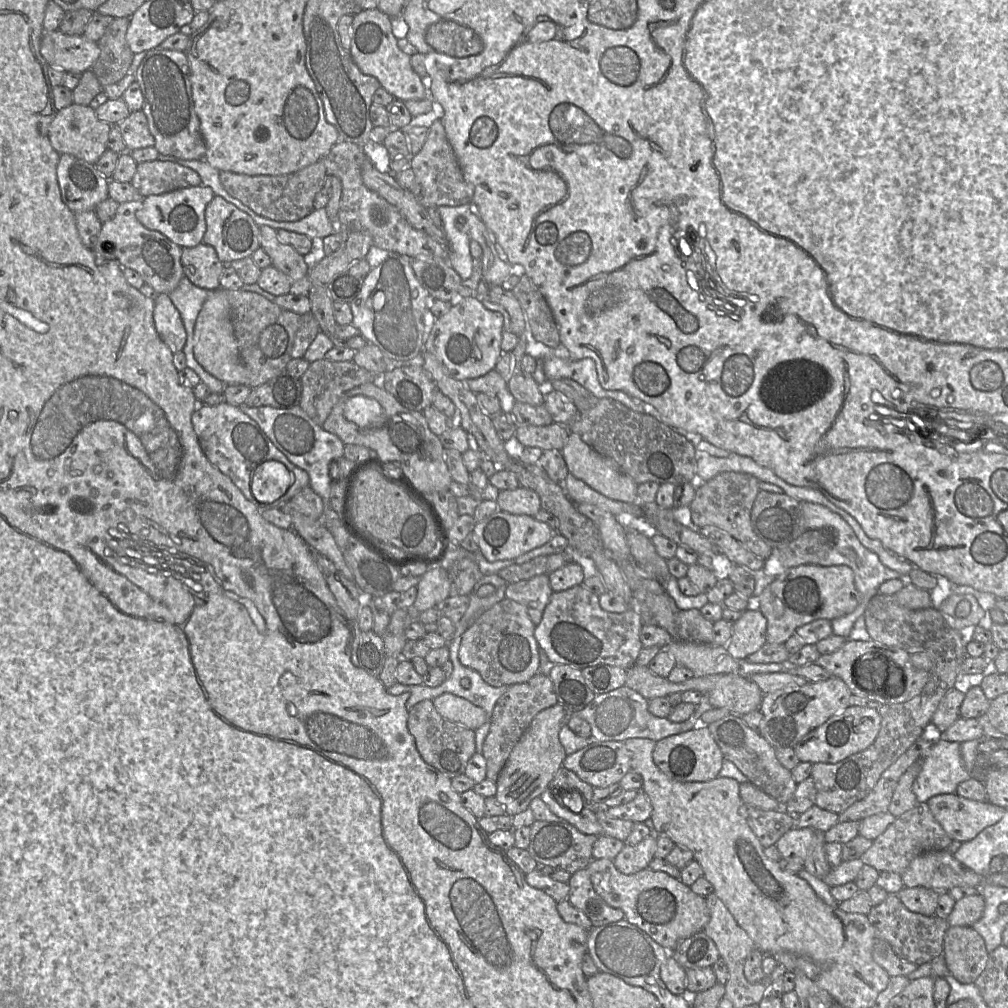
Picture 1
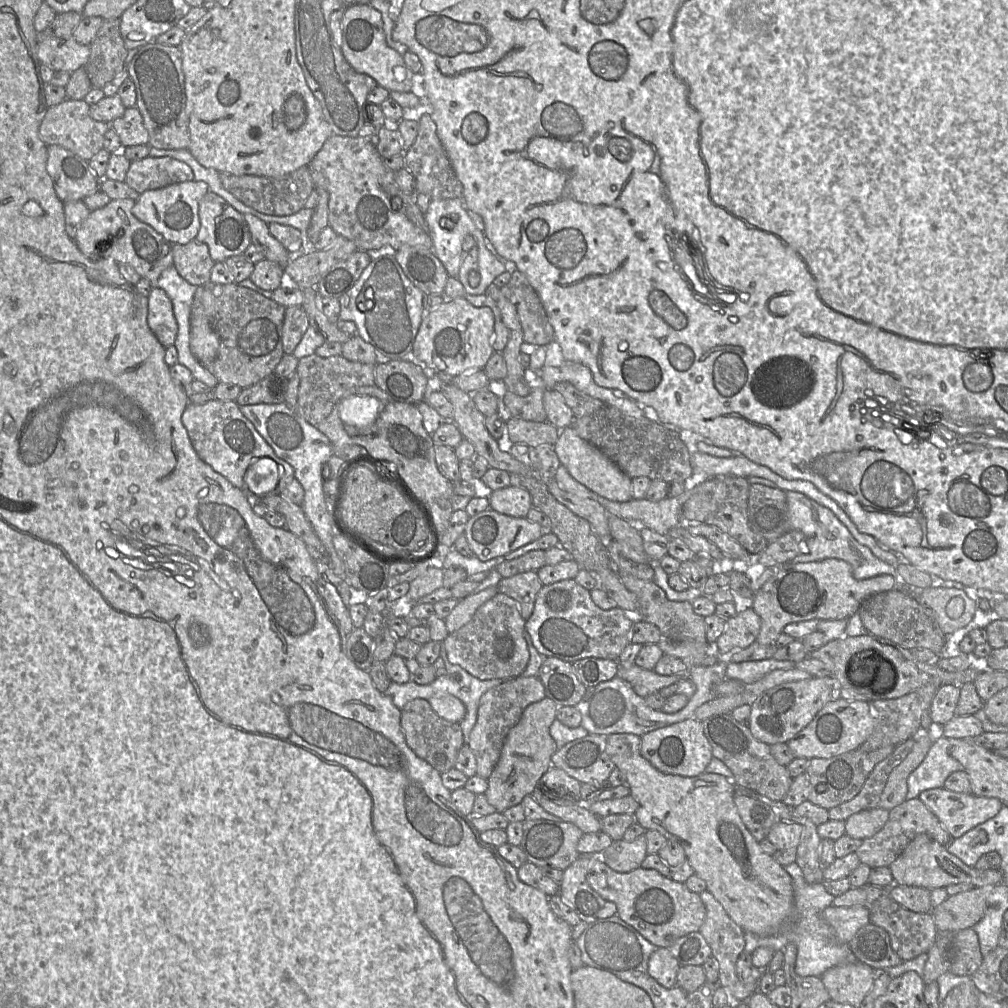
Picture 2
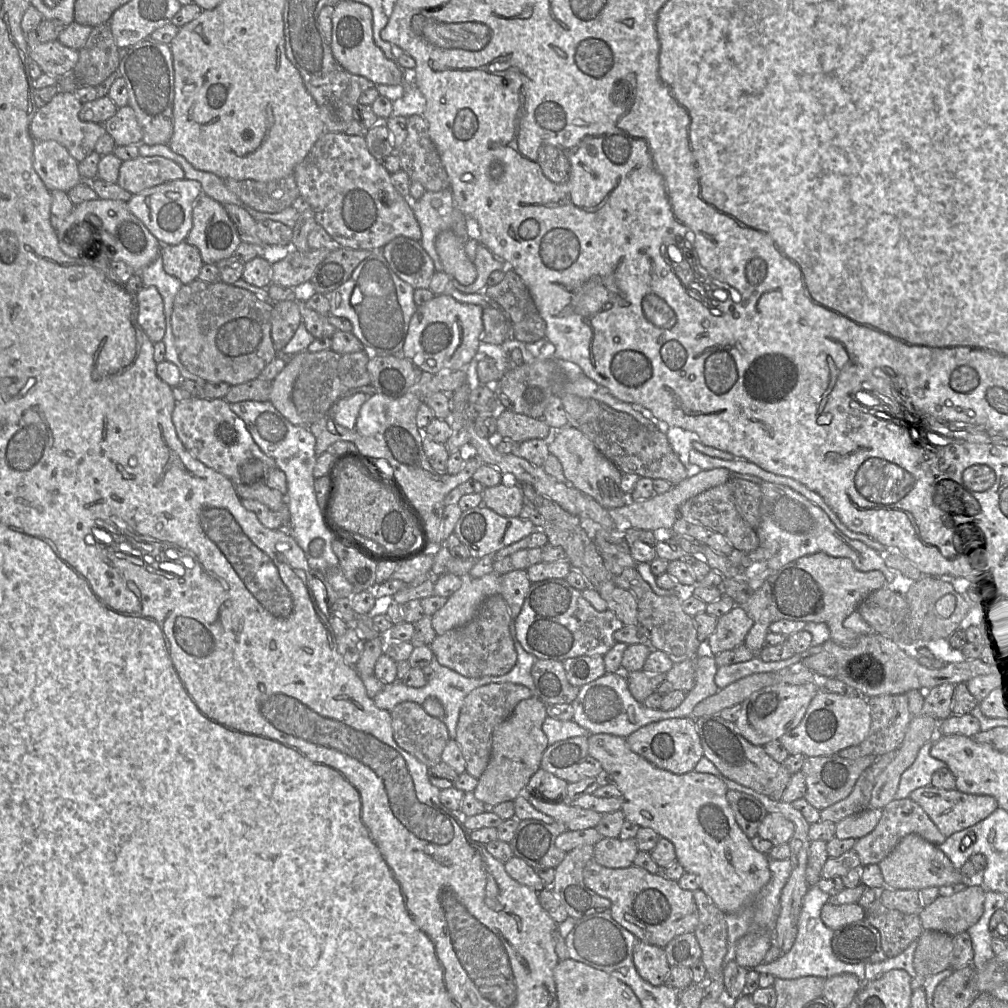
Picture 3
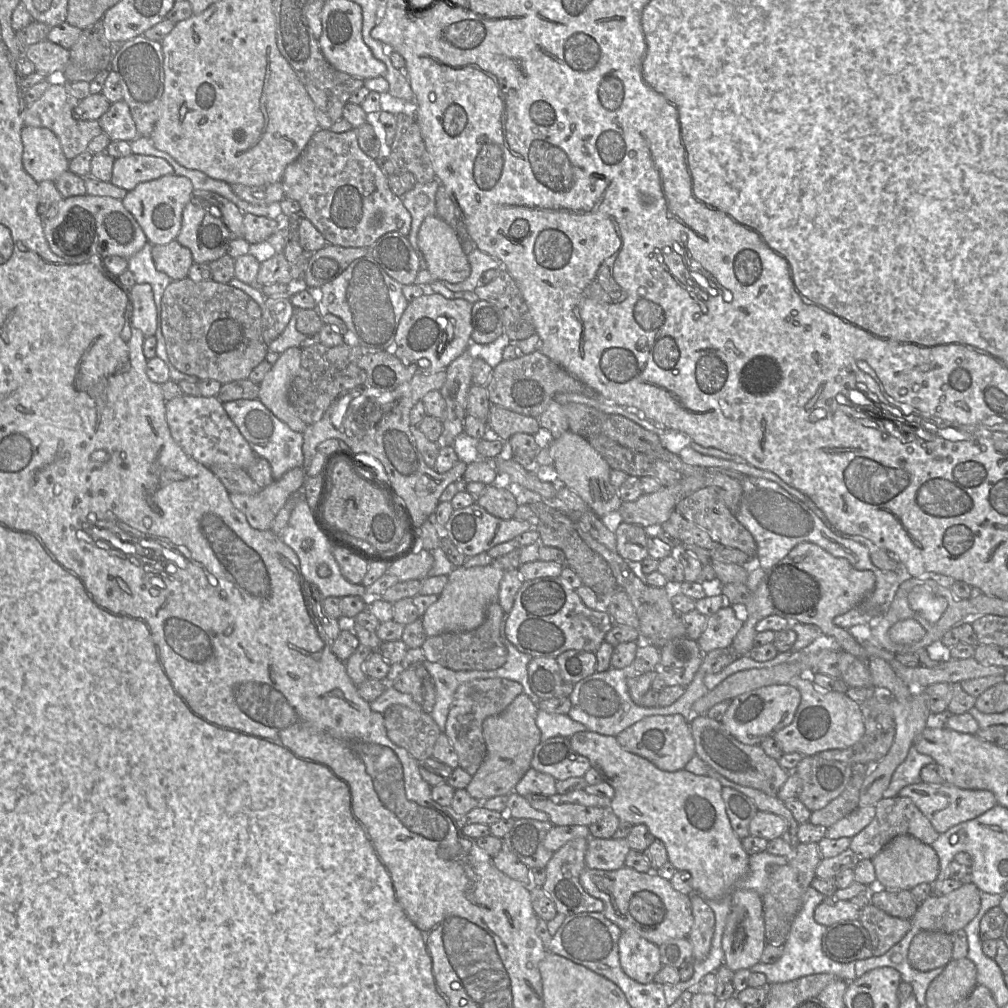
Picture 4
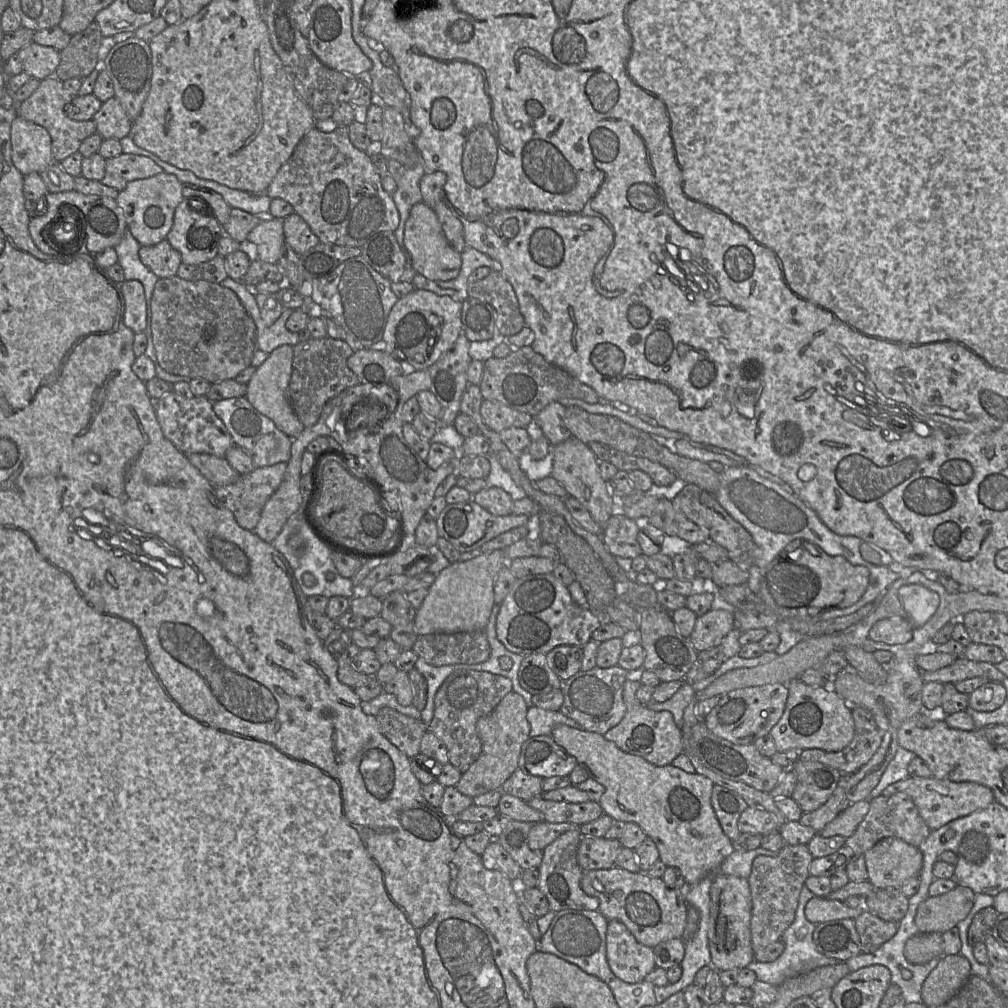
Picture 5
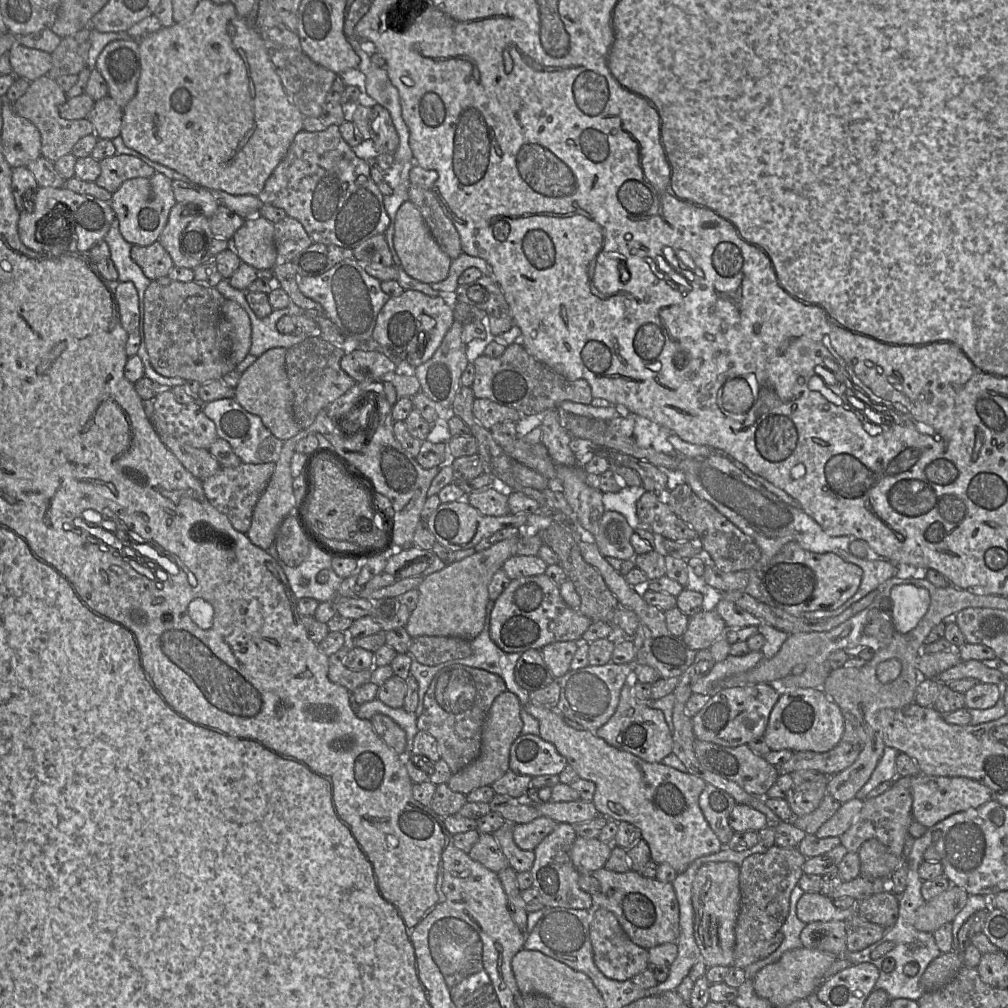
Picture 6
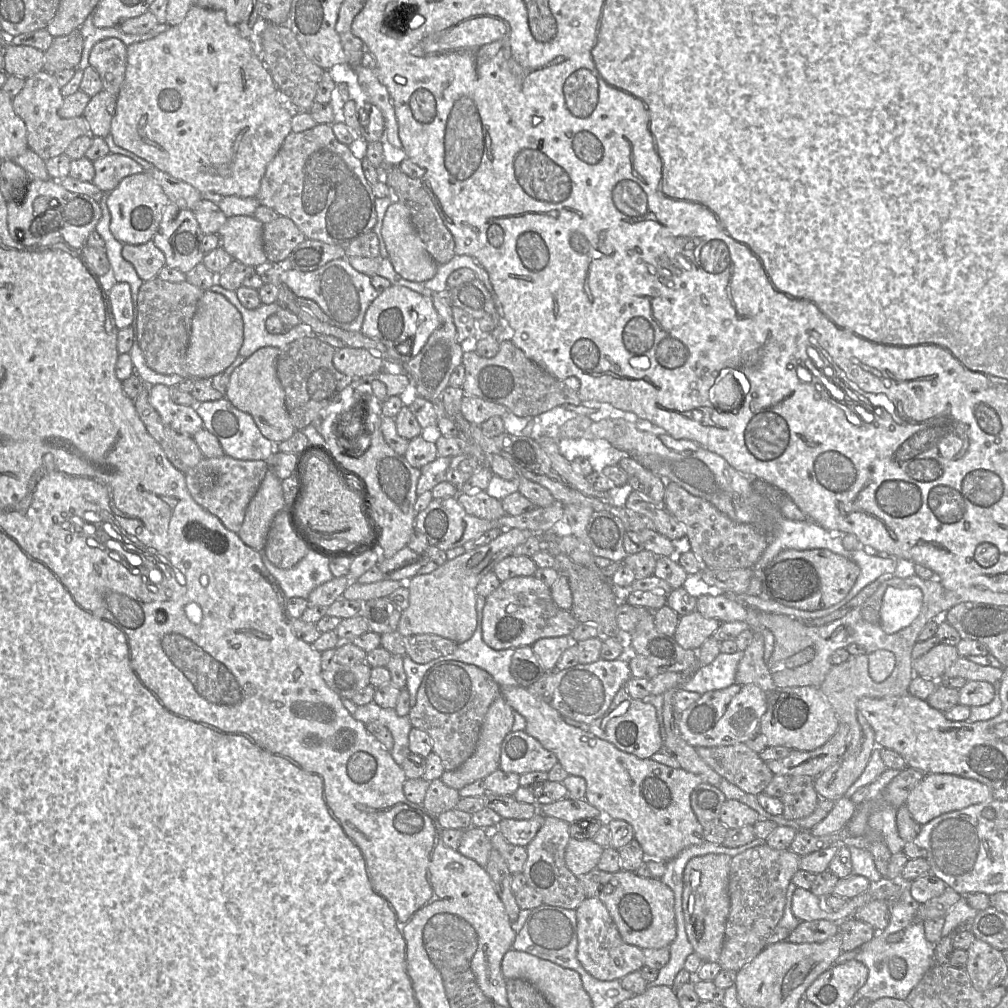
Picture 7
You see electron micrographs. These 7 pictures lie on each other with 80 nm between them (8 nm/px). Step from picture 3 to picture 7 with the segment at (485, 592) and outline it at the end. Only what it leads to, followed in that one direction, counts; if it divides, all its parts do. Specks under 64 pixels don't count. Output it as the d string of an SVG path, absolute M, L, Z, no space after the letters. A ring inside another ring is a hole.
M517 528L502 530L490 543L447 560L428 574L416 575L406 581L409 605L401 612L397 631L402 636L434 634L456 642L469 640L478 625L476 586L483 575L493 570L502 559L512 555L514 549L525 542L533 532Z

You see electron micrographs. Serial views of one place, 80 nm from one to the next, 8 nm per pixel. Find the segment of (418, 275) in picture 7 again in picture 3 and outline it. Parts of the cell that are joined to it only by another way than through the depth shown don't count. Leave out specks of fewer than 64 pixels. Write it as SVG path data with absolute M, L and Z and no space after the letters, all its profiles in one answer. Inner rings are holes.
M452 230L440 232L435 239L435 247L443 272L463 285L475 281L476 267L465 254L464 243Z

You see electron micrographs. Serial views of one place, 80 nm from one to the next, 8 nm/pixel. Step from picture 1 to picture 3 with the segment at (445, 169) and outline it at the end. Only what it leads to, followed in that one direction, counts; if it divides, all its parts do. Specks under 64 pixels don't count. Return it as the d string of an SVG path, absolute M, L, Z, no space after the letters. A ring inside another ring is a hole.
M423 115L407 117L407 131L405 141L394 151L400 159L401 170L408 173L410 179L421 183L427 191L450 189L448 174Z

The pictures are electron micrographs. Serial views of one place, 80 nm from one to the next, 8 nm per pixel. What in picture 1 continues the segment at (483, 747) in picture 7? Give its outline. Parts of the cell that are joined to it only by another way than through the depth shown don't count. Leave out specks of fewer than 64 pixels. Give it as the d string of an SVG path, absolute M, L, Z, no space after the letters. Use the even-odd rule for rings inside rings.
M556 705L540 711L512 749L497 780L495 798L510 817L529 808L531 801L540 797L562 767L567 754L559 740L559 731L566 722L566 709Z

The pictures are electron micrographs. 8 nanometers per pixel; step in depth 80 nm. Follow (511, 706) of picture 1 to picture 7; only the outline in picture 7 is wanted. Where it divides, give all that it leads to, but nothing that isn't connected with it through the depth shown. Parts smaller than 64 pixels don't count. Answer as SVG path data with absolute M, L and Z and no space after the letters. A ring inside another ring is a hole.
M443 660L427 670L418 688L416 703L411 707L408 717L414 728L420 729L430 736L432 752L439 756L445 771L459 768L474 754L484 717L500 693L501 687L492 676L471 664L456 660Z

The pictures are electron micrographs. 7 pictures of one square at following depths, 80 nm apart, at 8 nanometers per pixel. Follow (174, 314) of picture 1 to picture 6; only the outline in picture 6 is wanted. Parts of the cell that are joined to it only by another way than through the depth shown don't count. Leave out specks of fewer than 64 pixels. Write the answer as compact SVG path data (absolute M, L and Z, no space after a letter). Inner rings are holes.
M132 282L119 283L115 288L120 324L129 334L139 329L141 311L139 295Z

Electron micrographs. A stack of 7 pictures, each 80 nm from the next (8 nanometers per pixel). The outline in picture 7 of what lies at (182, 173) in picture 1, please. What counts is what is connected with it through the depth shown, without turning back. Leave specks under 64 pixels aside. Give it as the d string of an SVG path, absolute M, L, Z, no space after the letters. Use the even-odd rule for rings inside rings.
M109 153L93 162L95 175L91 181L105 194L114 190L127 176L143 173L144 168L127 156Z

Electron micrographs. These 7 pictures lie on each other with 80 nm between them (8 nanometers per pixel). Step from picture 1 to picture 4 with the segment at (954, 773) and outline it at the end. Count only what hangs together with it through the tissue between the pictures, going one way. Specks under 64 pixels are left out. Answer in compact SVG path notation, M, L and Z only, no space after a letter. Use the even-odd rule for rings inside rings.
M913 746L909 750L906 759L896 768L888 788L884 791L883 797L890 798L899 796L899 791L910 784L917 783L920 780L921 769L934 763L933 759L919 753Z

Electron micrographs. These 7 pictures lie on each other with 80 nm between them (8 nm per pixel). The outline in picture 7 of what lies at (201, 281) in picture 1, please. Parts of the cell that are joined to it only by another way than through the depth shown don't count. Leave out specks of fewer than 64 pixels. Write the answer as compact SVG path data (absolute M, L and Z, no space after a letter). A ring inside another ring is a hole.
M152 240L139 245L125 244L122 248L123 258L131 263L143 281L156 278L166 266L163 252Z

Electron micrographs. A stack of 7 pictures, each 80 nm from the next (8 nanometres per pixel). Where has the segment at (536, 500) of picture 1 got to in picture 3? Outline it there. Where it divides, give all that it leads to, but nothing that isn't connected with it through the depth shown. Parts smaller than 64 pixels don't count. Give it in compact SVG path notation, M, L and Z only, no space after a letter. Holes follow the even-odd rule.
M502 484L486 487L481 493L482 505L504 517L518 517L525 504L521 486Z

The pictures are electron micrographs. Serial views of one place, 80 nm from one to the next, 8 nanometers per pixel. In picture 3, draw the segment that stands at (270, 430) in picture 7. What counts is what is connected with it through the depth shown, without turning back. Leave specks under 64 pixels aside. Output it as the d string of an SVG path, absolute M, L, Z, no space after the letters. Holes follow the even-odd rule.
M300 353L287 359L283 370L271 381L269 402L293 425L309 428L298 414L292 400L294 384L298 378Z

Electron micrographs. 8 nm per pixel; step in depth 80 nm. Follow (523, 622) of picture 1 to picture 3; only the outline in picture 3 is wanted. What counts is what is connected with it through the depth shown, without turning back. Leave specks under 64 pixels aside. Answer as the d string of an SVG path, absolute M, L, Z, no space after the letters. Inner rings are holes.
M496 594L487 598L477 615L467 624L437 635L429 645L434 659L463 676L481 678L508 673L517 662L517 652L511 635L511 617L505 599Z

